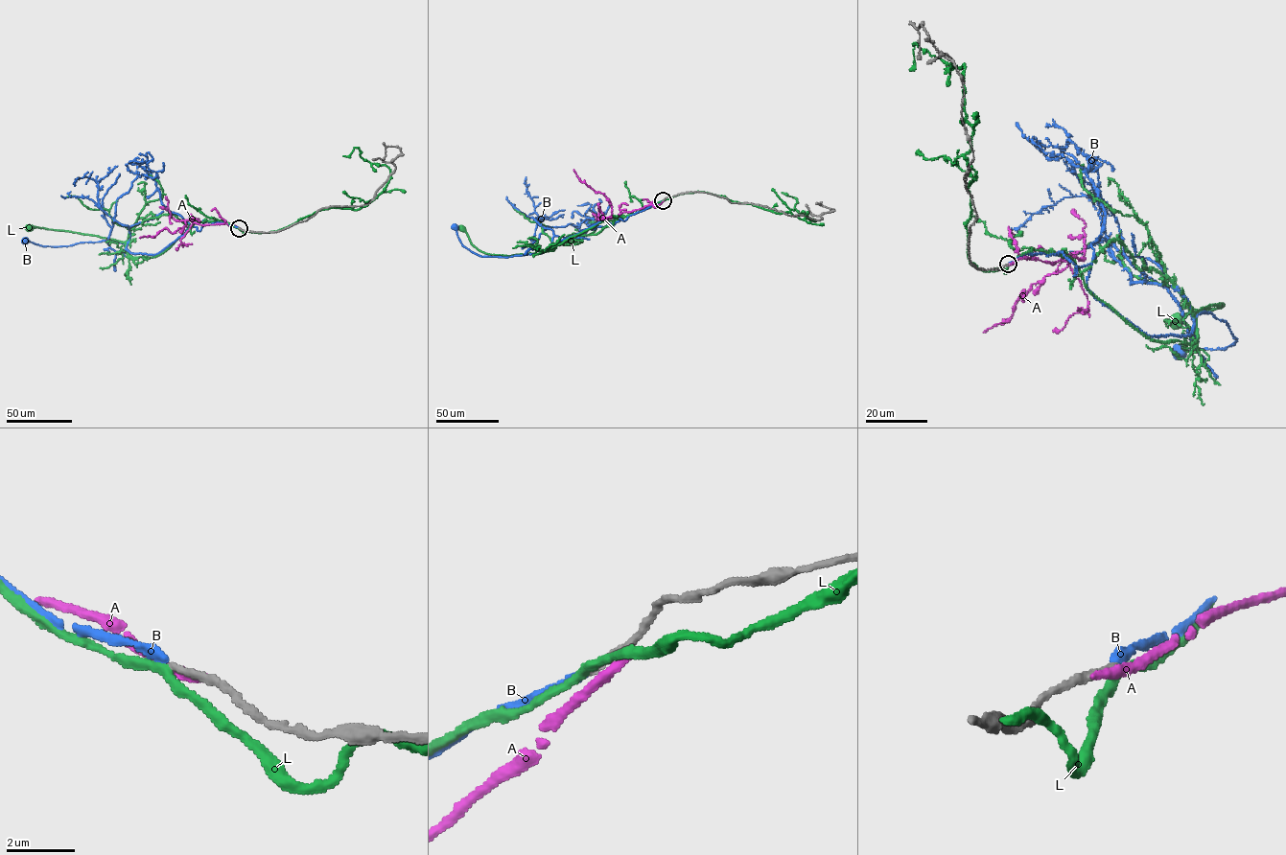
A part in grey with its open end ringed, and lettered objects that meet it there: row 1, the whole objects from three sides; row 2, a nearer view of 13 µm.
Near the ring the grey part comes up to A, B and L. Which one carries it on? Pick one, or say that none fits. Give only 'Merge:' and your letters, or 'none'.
Merge: B

